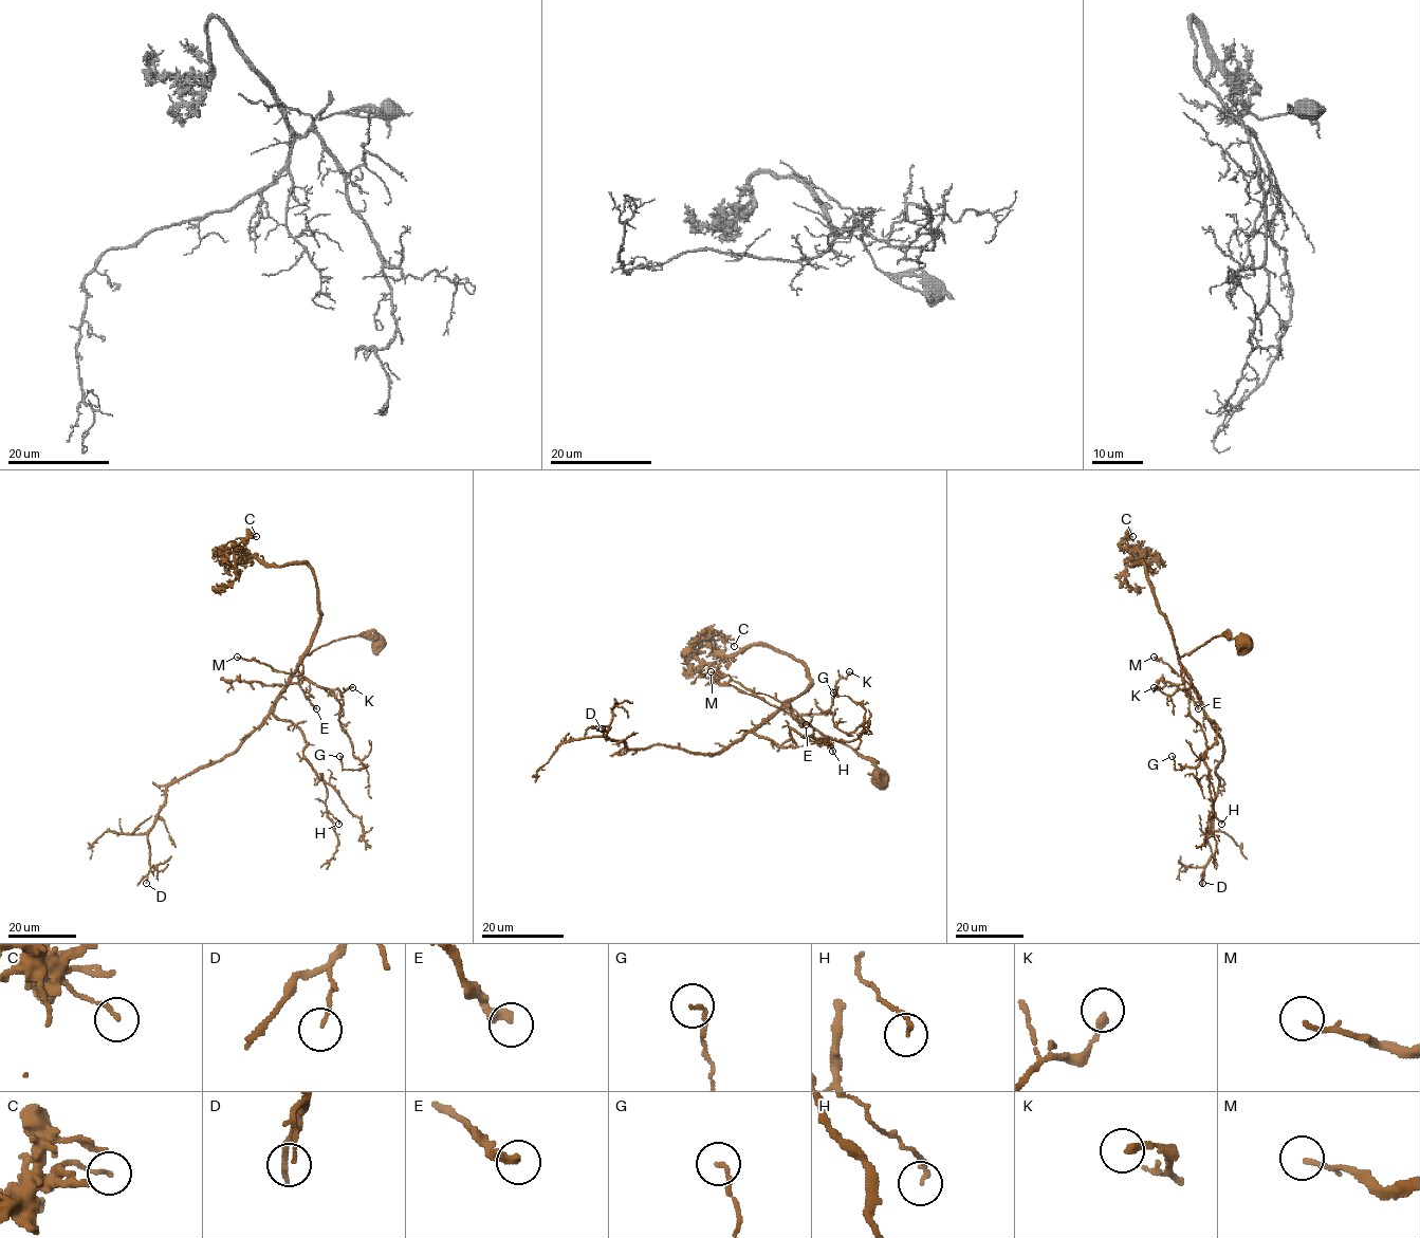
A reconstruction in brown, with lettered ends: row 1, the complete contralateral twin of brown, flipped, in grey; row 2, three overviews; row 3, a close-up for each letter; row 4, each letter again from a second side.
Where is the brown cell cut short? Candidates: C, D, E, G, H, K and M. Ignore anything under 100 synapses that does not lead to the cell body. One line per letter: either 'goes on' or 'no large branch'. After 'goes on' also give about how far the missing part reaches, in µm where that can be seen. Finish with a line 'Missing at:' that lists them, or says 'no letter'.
C: no large branch
D: no large branch
E: no large branch
G: no large branch
H: no large branch
K: no large branch
M: no large branch
Missing at: no letter

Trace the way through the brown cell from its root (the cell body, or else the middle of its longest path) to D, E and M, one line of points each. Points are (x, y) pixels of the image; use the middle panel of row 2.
D: (879, 778), (869, 760), (821, 735), (786, 702), (719, 753), (627, 749), (604, 734), (606, 740), (602, 728)
E: (879, 778), (869, 760), (850, 747), (824, 737), (792, 710), (788, 702), (784, 707), (806, 724)
M: (879, 778), (869, 760), (821, 735), (792, 710), (788, 702), (754, 694), (727, 676), (711, 671)

